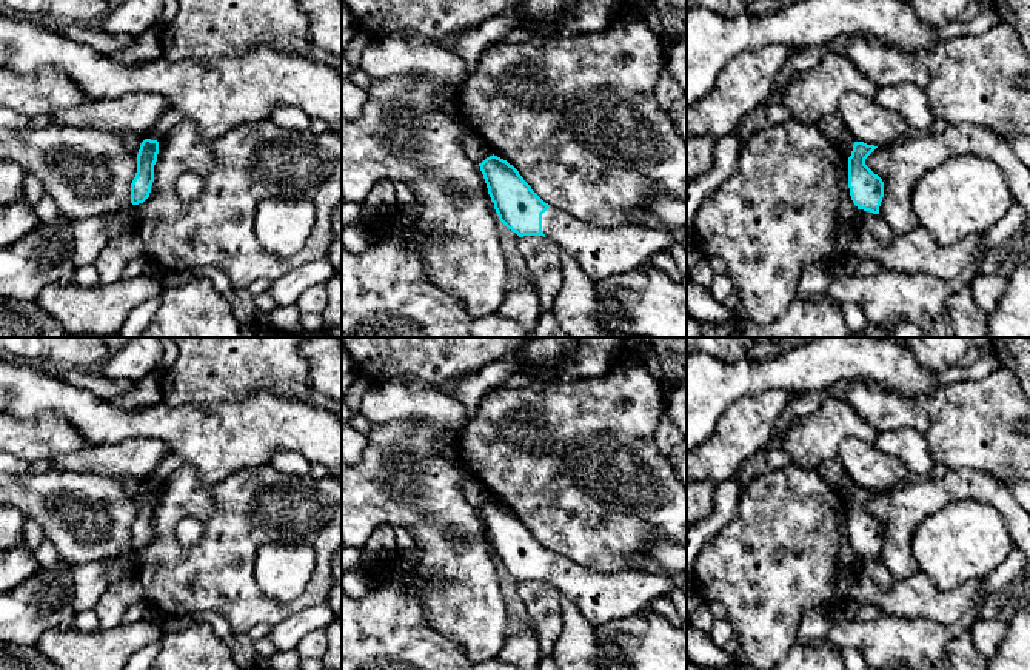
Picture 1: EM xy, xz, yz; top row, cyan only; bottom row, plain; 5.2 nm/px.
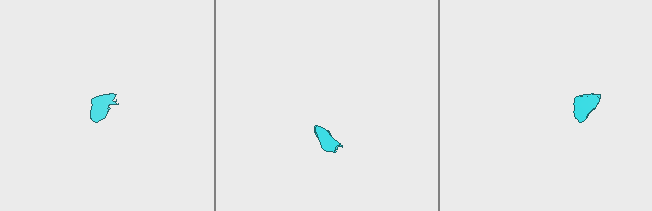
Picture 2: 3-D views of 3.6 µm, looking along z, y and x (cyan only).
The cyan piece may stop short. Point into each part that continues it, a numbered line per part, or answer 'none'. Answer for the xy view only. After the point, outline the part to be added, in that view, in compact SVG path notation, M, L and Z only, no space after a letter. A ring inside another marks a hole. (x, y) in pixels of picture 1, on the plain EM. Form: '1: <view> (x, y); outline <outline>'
none

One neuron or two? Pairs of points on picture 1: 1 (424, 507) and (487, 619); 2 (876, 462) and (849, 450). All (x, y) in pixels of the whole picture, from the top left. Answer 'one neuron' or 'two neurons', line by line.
1: one neuron
2: one neuron

